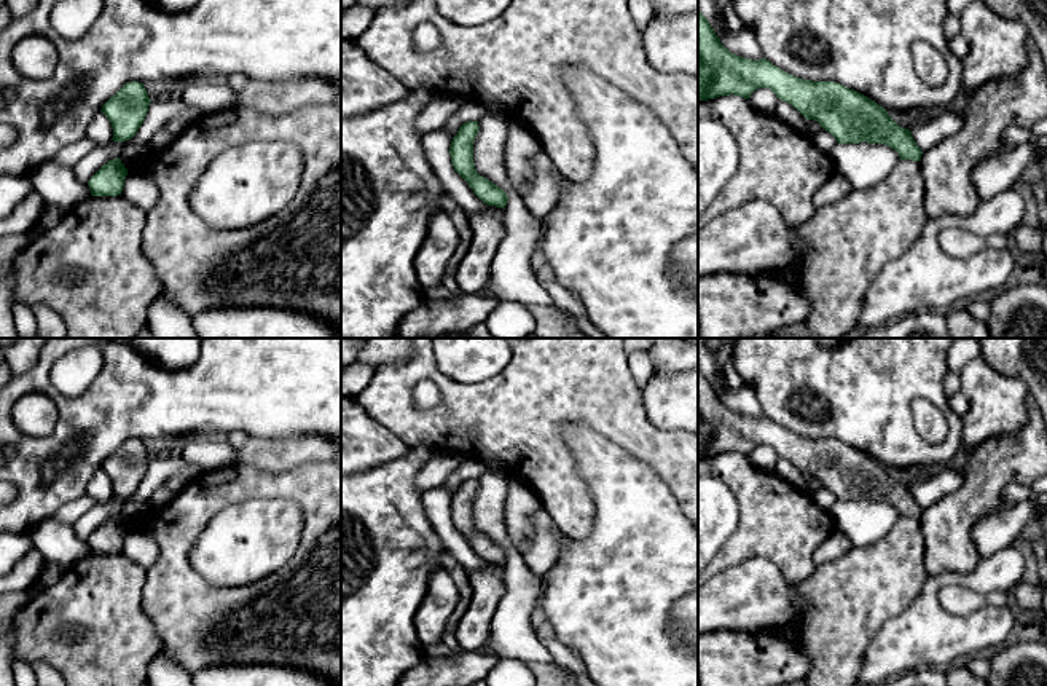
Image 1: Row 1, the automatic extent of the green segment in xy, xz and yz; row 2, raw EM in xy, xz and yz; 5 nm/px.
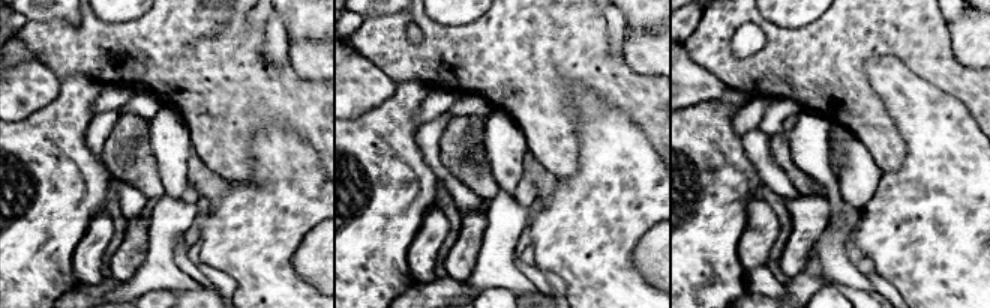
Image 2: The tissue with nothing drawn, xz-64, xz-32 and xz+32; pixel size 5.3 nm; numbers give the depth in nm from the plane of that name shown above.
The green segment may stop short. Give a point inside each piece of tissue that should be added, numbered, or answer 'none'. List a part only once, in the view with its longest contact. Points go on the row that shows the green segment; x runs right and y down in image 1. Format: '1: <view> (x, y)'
none

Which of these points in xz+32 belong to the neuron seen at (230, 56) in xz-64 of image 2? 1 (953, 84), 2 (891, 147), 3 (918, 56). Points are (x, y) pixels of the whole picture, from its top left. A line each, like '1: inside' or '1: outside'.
1: inside
2: inside
3: inside

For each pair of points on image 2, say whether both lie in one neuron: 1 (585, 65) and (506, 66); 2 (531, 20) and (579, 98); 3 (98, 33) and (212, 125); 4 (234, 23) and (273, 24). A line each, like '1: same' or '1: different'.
1: same
2: different
3: same
4: different

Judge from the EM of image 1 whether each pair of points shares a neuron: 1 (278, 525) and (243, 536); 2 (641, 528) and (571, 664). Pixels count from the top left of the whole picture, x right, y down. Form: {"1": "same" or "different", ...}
{"1": "same", "2": "different"}

